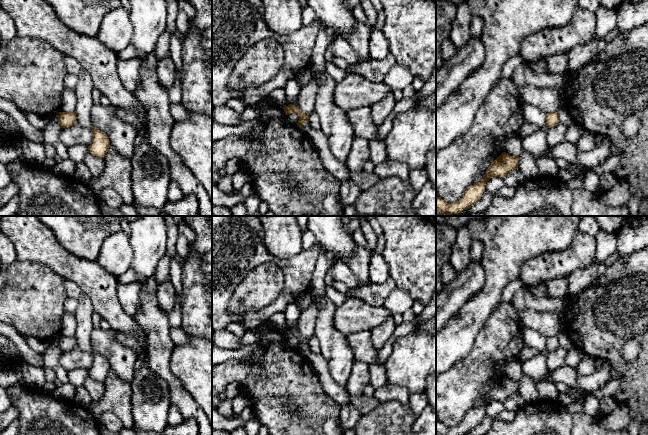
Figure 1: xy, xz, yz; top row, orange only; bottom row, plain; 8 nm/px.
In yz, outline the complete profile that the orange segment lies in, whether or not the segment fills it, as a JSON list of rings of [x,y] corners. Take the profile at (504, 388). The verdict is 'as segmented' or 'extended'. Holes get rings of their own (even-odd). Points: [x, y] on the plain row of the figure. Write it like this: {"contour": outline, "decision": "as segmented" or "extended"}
{"contour": [[[503,376],[495,383],[480,406],[477,406],[465,415],[463,421],[454,427],[447,427],[442,422],[436,421],[436,435],[464,435],[478,426],[485,415],[486,407],[493,401],[504,402],[512,394],[518,393],[519,381],[514,381]]], "decision": "as segmented"}

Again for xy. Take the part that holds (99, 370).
{"contour": [[[91,350],[93,355],[93,365],[88,370],[88,376],[92,379],[104,382],[107,378],[107,375],[110,371],[110,365],[108,360],[101,354]]], "decision": "as segmented"}

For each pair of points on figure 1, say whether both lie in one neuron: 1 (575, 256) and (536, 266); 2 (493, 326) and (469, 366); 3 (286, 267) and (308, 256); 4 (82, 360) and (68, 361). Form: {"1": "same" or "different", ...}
{"1": "same", "2": "same", "3": "same", "4": "same"}

